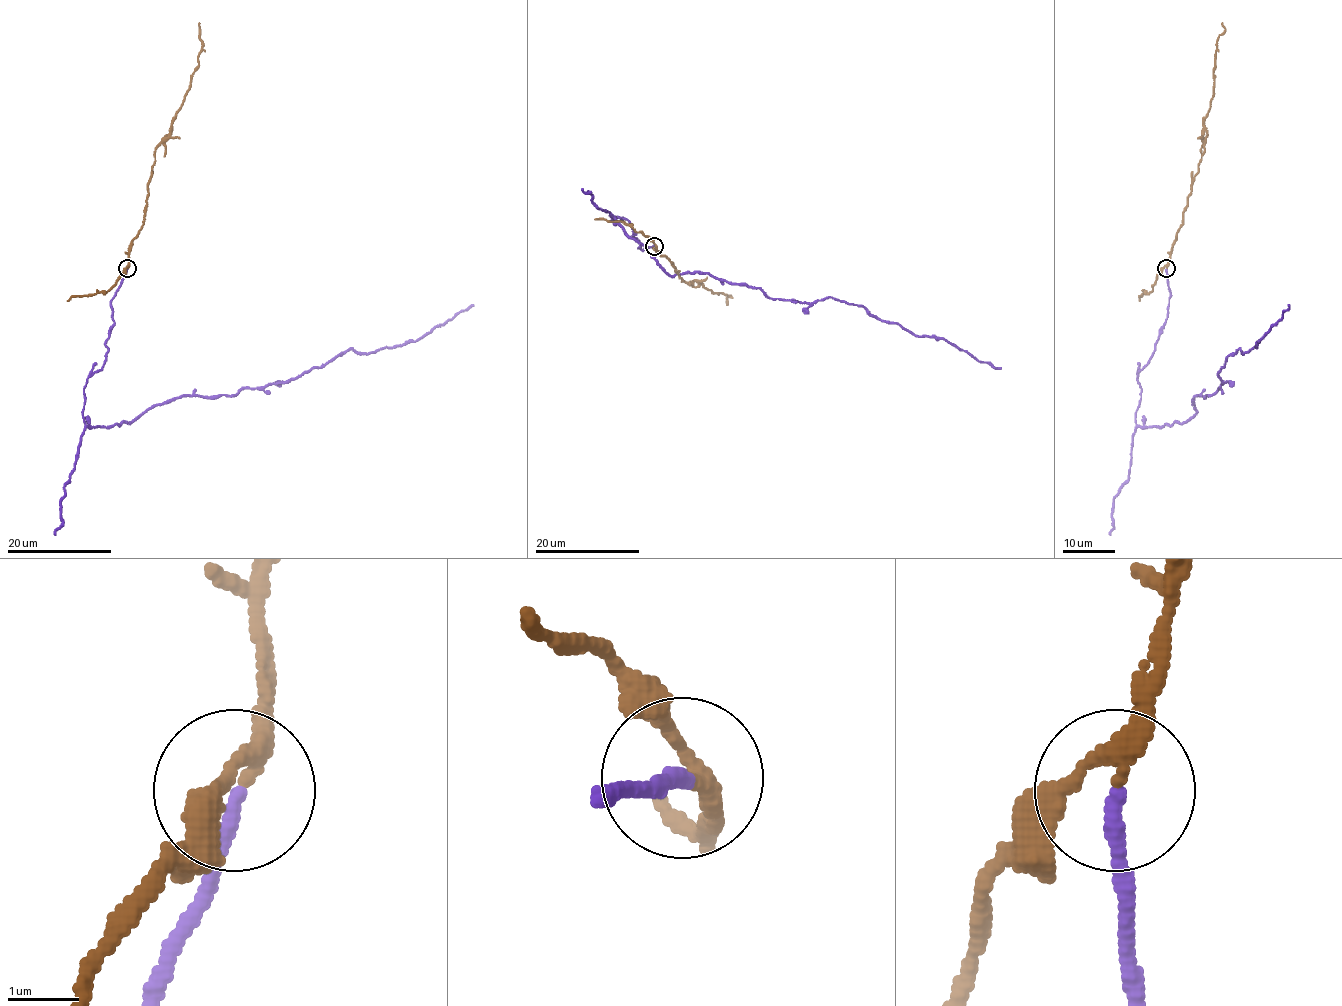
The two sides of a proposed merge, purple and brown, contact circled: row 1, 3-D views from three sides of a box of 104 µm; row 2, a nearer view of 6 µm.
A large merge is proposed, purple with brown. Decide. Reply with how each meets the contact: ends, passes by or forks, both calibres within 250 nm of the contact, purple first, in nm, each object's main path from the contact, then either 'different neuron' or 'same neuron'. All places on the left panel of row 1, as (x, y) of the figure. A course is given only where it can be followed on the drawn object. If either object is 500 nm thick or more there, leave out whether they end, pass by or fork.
purple ends | brown passes by | 200/220 nm | purple via (126, 268), (106, 361), (84, 389), (87, 426), (415, 342), (473, 304) | brown via (128, 268), (130, 242), (143, 224), (155, 148), (168, 135), (198, 65), (199, 22) | different neuron

